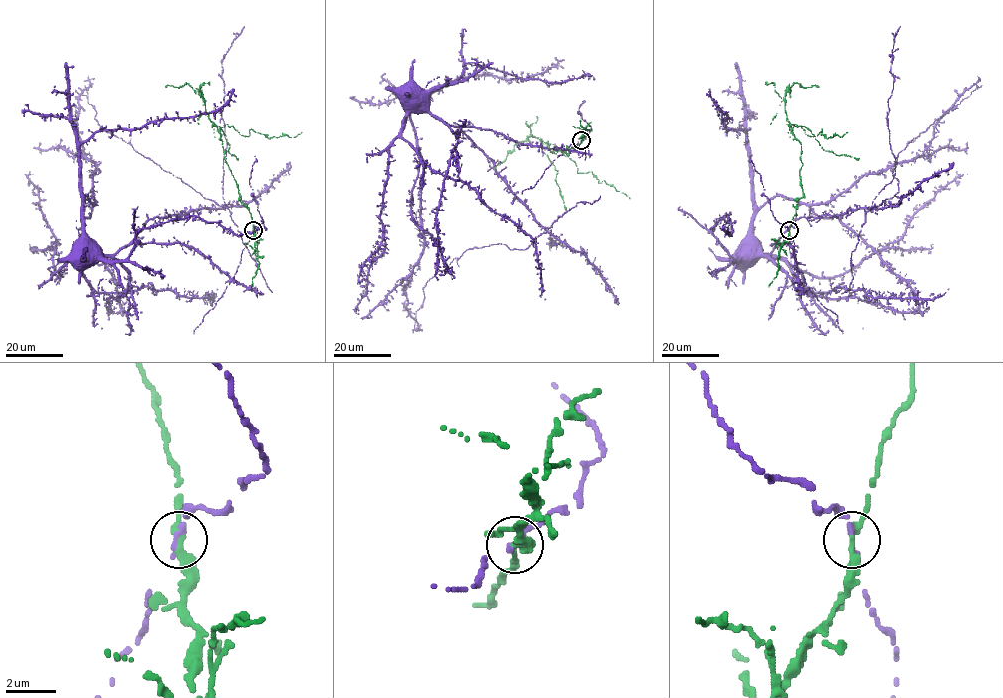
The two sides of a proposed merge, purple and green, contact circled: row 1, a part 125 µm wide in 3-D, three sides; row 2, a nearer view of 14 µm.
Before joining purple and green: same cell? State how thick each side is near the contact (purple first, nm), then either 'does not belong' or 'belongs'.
280/280 nm | does not belong

